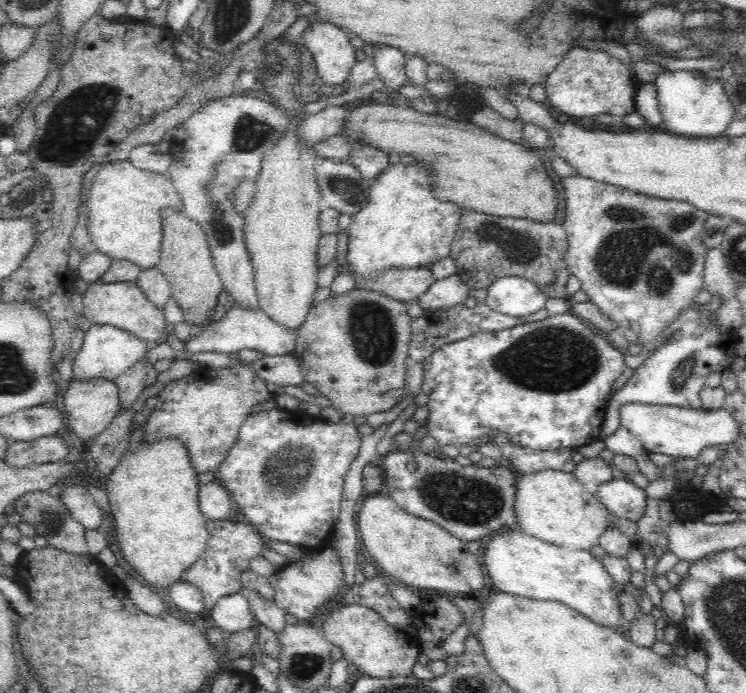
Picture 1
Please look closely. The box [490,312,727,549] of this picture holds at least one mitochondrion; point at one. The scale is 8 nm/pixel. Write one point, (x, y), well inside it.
(682, 374)

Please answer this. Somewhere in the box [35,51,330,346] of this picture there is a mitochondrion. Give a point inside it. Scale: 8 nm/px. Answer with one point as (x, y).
(76, 122)

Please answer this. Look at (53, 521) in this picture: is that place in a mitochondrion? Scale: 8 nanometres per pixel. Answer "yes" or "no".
yes

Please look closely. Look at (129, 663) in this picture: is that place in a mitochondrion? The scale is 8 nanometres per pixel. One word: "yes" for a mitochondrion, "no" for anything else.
no

